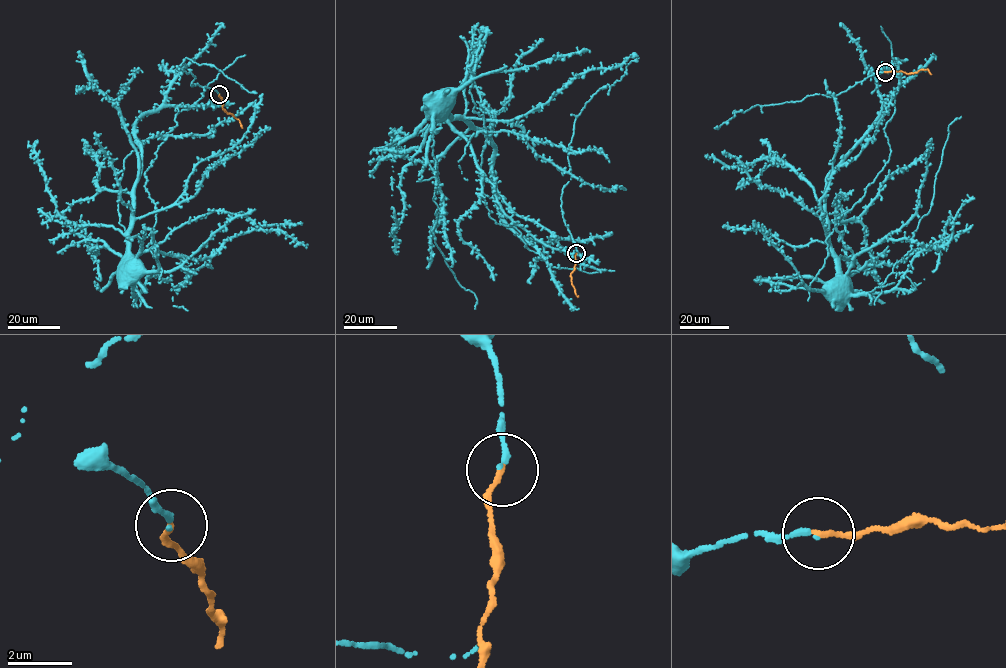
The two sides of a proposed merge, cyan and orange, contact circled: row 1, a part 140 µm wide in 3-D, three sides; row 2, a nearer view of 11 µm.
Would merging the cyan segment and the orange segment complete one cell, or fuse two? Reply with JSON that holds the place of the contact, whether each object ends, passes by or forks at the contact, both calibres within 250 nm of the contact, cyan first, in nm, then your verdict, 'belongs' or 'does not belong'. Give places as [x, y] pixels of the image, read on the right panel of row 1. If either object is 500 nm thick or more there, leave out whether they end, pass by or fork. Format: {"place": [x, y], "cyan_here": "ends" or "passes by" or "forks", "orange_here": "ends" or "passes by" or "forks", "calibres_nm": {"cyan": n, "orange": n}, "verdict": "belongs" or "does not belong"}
{"place": [885, 72], "cyan_here": "ends", "orange_here": "ends", "calibres_nm": {"cyan": 170, "orange": 160}, "verdict": "belongs"}

